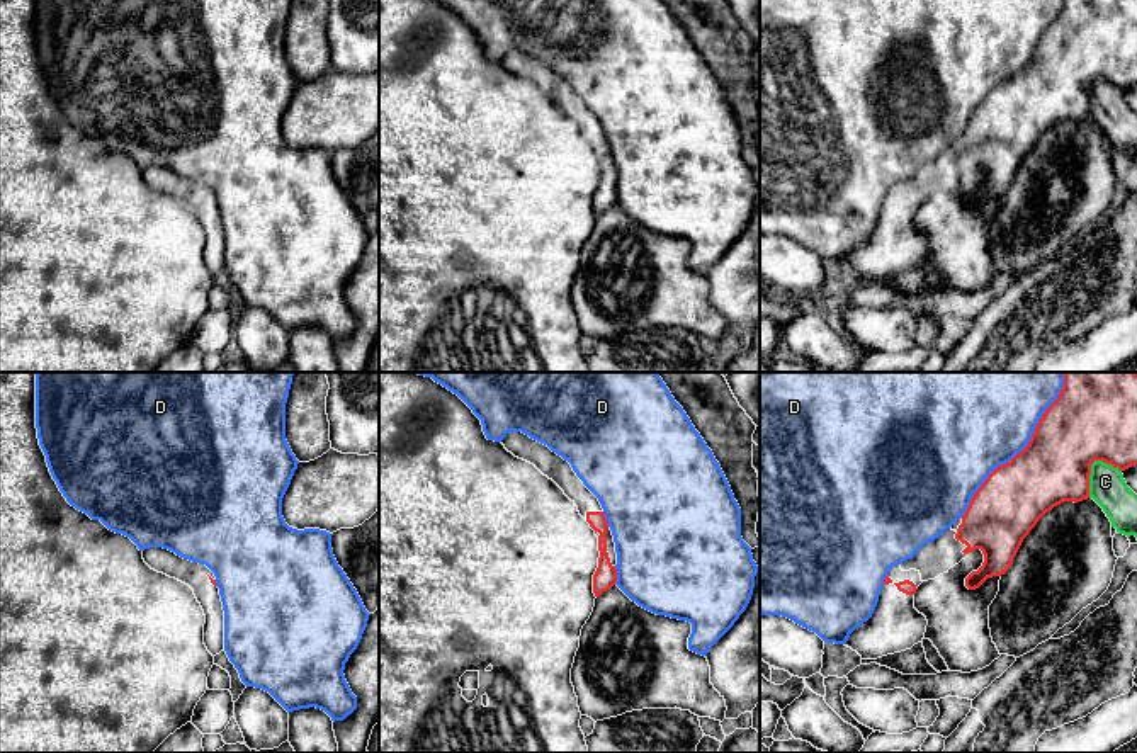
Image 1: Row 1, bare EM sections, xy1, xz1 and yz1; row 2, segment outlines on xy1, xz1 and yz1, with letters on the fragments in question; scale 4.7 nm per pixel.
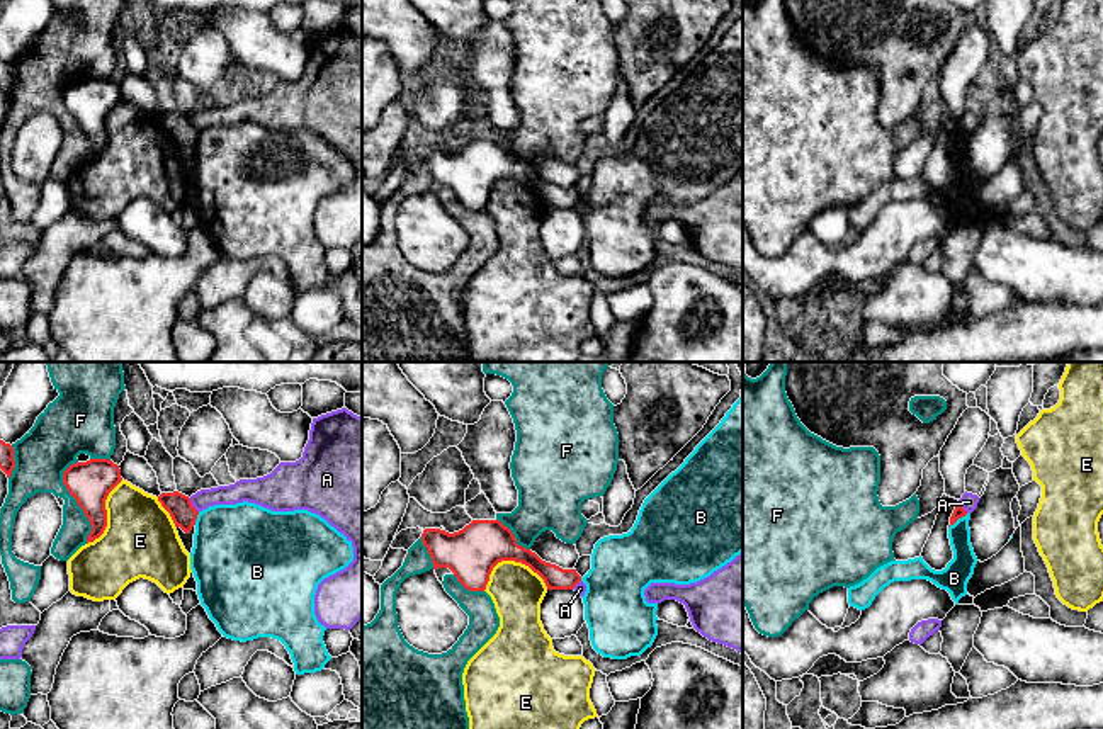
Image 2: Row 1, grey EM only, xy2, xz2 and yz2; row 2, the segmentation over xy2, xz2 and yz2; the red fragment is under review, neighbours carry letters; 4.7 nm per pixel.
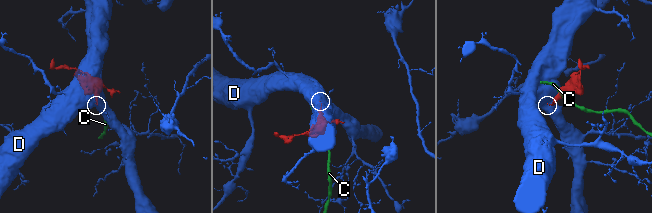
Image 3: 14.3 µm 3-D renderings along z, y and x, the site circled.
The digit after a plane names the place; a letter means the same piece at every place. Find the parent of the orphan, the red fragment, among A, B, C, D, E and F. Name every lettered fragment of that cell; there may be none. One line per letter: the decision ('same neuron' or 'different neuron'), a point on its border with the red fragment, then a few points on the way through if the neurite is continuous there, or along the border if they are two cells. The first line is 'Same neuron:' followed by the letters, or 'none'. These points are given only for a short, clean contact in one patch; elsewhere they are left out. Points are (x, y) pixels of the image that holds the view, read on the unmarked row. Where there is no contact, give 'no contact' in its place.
Same neuron: none
A: different neuron | xy2 (191, 124) | along xy2 (189, 118), (197, 131)
B: different neuron | yz2 (957, 138) | along yz2 (967, 133), (949, 146)
C: different neuron | yz1 (1090, 85)
D: different neuron | yz1 (1018, 72)
E: different neuron | xz2 (510, 179)
F: different neuron | xy2 (77, 121)

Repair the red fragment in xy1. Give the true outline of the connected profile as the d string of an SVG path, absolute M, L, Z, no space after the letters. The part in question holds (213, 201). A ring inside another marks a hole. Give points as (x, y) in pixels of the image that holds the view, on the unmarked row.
M163 167L144 168L143 178L151 189L194 209L206 235L204 263L212 275L219 274L224 269L224 229L214 192L206 184L192 182Z

